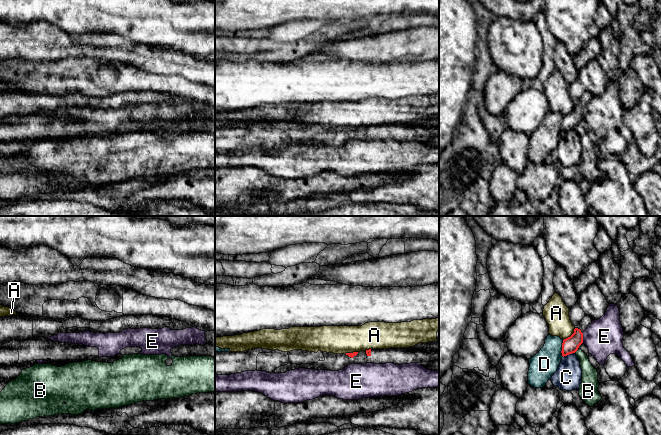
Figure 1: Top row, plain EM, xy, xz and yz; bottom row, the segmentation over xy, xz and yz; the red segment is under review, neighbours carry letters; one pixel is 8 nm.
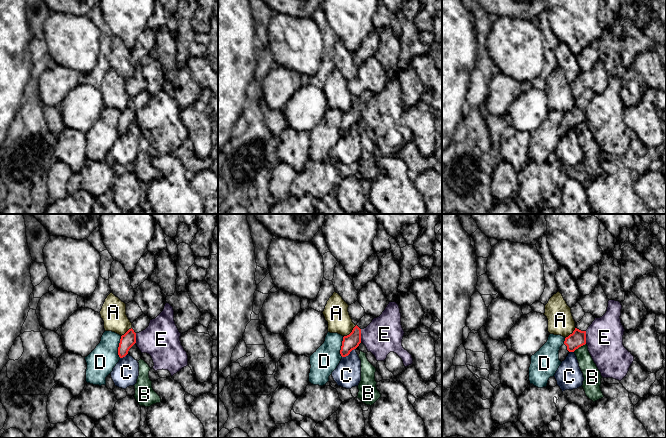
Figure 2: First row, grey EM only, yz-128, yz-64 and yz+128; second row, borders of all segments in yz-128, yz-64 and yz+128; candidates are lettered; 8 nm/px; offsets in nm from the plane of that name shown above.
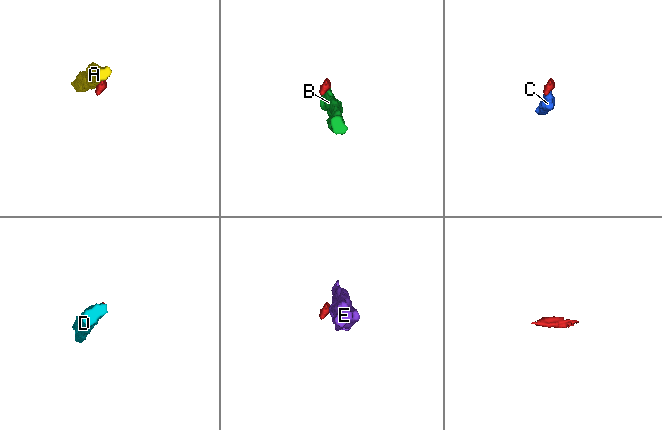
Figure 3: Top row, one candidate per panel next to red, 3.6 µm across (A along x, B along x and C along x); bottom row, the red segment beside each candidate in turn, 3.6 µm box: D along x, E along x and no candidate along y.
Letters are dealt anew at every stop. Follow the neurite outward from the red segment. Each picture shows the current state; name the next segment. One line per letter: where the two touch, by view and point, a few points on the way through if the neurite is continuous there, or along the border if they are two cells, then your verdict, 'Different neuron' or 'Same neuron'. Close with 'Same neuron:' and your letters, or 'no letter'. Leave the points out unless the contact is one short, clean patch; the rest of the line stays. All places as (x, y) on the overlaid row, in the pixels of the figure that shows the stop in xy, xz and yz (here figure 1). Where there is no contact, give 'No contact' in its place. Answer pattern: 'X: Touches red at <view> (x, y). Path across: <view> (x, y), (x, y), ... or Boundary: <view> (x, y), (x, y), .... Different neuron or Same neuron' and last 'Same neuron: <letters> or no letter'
A: Touches red at yz (571, 335). Different neuron
B: Touches red at yz (576, 350). Boundary: yz (578, 349), (574, 352). Different neuron
C: Touches red at yz (568, 354). Boundary: yz (574, 352), (563, 357). Different neuron
D: Touches red at yz (562, 348). Boundary: yz (563, 340), (562, 356). Different neuron
E: Touches red at yz (582, 338). Boundary: yz (582, 333), (583, 342). Different neuron
Same neuron: no letter

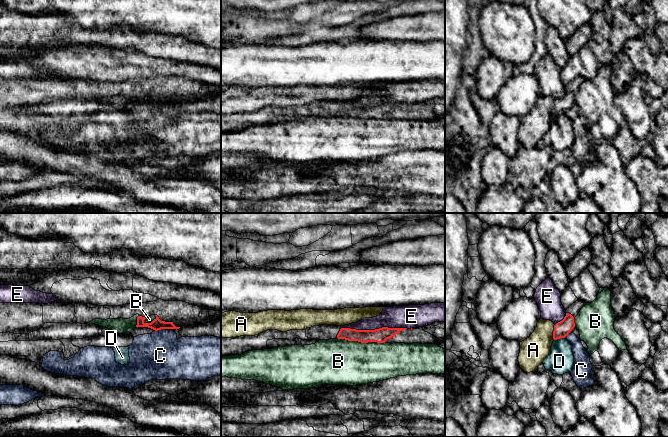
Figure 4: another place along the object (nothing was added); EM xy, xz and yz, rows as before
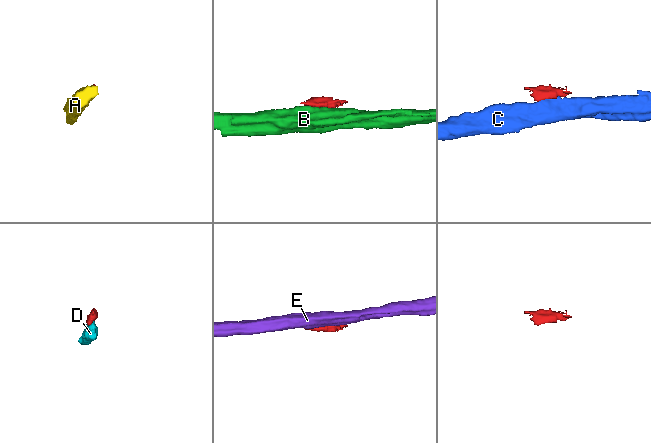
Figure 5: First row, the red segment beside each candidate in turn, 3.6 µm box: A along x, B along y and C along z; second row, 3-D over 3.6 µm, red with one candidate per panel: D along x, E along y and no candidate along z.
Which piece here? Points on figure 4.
A: Touches red at yz (553, 332). Boundary: yz (555, 324), (553, 339). Different neuron
B: Touches red at xz (361, 342). Boundary: xz (338, 338), (384, 343). Different neuron
C: Touches red at xy (160, 329). Boundary: xy (165, 328), (155, 331). Different neuron
D: Touches red at yz (559, 338). Boundary: yz (564, 337), (554, 340). Different neuron
E: Touches red at xz (375, 329). Different neuron
Same neuron: no letter

